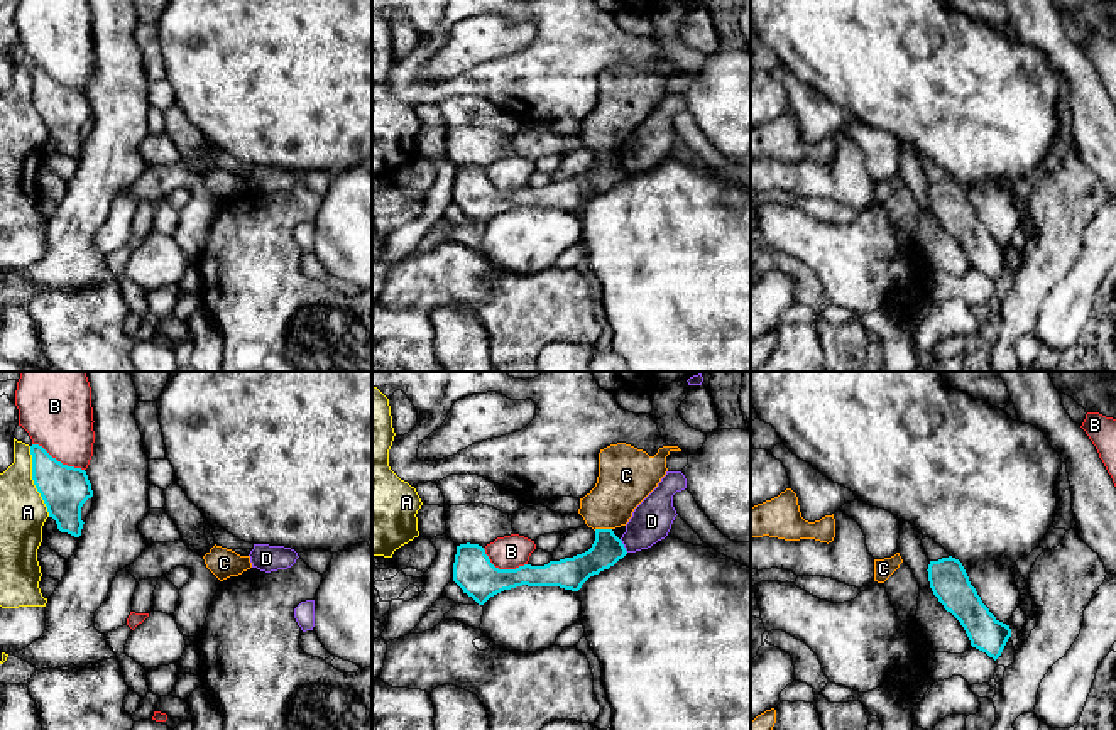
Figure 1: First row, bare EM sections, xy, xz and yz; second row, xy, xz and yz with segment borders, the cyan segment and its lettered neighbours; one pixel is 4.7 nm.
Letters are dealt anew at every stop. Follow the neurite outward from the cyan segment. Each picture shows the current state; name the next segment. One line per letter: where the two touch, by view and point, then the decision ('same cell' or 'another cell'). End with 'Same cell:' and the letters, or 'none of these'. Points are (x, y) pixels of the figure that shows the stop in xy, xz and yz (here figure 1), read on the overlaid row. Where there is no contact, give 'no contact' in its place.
A: xy (34, 482) | another cell
B: xy (56, 460) | another cell
C: xz (602, 529) | another cell
D: xz (623, 546) | another cell
Same cell: none of these

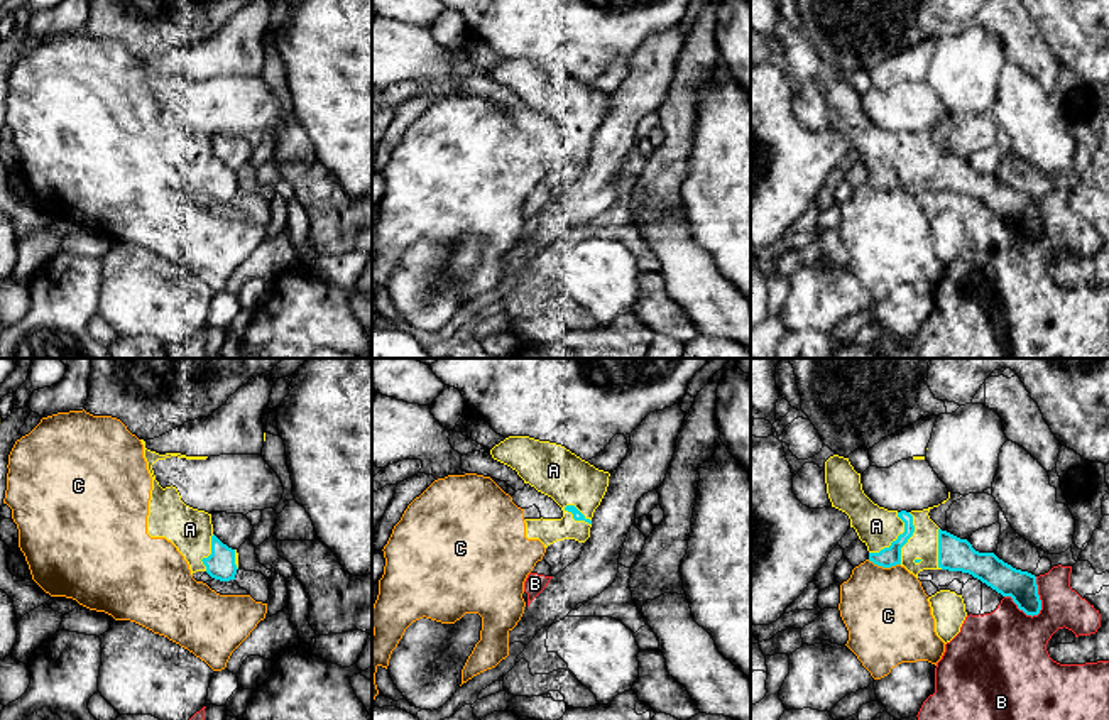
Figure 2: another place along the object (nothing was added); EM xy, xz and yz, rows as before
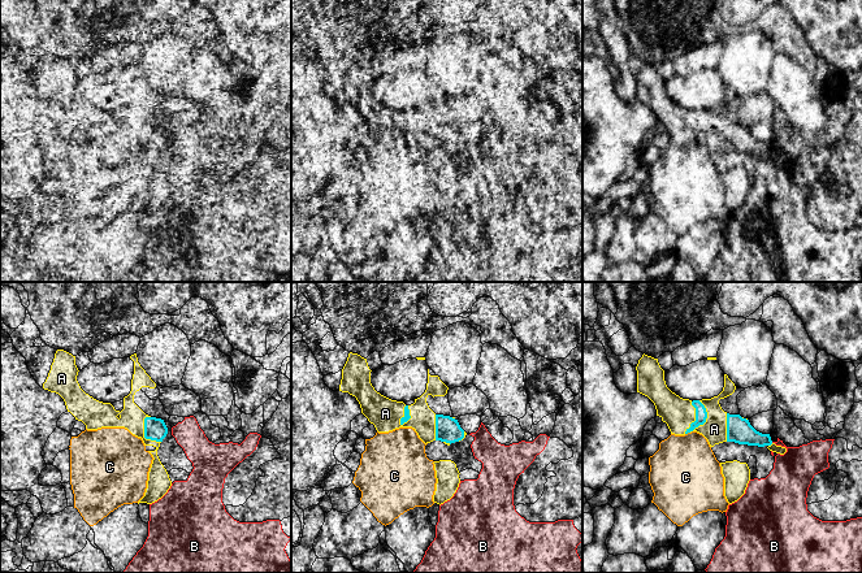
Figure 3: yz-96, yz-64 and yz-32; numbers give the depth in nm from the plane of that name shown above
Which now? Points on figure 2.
A: xz (577, 519) | same cell
B: yz (1023, 610) | another cell
C: yz (885, 567) | another cell
Same cell: A

